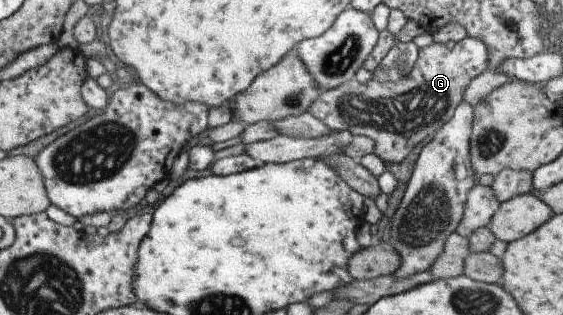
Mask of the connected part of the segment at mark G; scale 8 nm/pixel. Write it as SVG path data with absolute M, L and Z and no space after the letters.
M465 36L459 42L454 43L451 50L447 49L445 43L432 42L418 49L418 56L413 67L405 77L394 82L370 80L366 83L359 83L355 78L351 78L336 88L319 93L310 105L309 113L332 132L347 130L352 136L369 137L375 145L373 154L380 157L382 161L399 162L417 143L429 139L441 125L449 121L453 110L462 101L463 90L467 84L476 75L487 69L489 69L487 50L484 43L478 39Z

